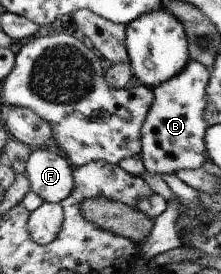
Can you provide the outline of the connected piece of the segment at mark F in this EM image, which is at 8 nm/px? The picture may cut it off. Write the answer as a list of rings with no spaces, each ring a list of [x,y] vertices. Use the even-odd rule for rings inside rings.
[[[33,150],[26,162],[26,174],[31,190],[44,201],[59,203],[74,187],[73,166],[58,150]]]

